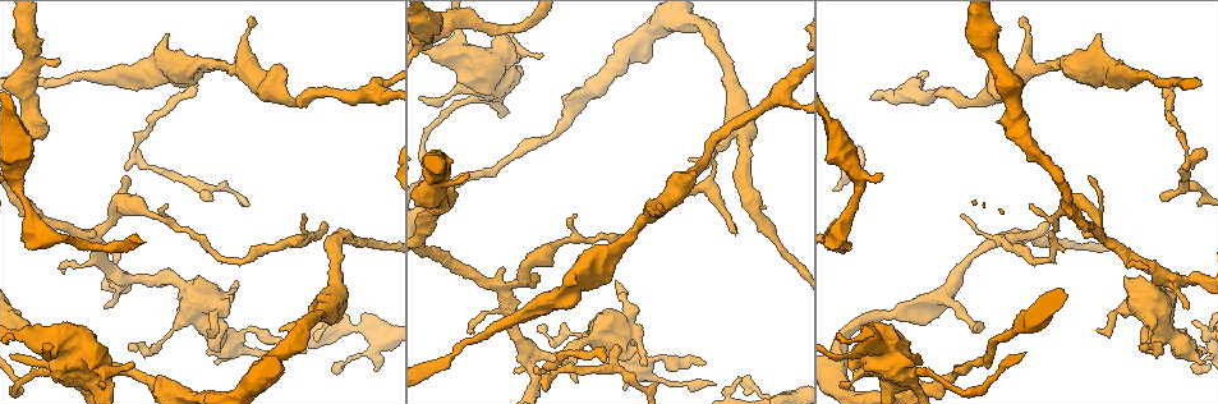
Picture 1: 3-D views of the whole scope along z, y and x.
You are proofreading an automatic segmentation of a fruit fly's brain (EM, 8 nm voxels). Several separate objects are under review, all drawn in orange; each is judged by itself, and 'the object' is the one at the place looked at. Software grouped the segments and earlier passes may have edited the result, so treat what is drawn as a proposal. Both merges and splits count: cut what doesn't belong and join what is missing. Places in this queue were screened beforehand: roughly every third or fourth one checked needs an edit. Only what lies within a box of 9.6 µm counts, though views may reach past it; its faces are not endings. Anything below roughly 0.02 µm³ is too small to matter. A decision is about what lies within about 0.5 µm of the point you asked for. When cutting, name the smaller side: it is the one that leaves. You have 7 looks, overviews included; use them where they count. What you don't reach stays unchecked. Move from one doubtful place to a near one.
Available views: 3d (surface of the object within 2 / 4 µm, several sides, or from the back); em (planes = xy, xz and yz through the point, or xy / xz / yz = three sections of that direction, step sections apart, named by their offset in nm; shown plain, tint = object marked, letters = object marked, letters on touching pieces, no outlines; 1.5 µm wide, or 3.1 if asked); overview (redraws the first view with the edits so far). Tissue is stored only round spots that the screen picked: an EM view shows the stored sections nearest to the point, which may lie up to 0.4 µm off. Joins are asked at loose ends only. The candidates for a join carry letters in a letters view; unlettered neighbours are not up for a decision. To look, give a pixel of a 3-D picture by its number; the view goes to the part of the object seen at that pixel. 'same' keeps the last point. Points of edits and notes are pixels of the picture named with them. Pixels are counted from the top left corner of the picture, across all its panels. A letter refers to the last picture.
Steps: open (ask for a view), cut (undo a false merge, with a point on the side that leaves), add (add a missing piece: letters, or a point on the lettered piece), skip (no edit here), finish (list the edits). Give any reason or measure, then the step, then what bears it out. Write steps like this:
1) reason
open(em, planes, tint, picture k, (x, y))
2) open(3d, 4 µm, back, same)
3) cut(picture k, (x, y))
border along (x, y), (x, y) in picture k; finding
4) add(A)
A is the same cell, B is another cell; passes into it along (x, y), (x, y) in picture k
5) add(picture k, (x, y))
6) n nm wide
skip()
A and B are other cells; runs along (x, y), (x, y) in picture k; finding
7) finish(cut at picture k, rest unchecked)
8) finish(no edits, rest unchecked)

branch stops here
open(em, planes, letters, picture 1, (131, 363))

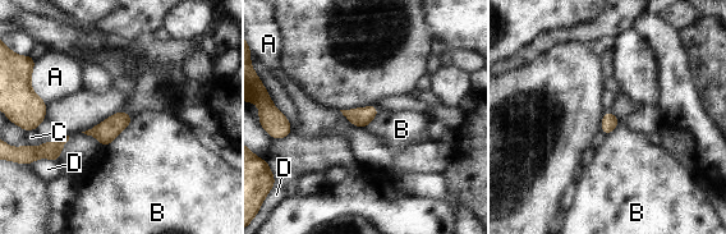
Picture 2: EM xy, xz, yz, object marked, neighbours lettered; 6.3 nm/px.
B touches over 260 nm
skip()
A, B, C and D are other cells; no lettered piece goes on from it

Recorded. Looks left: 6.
thin end
open(em, xz, step 4, plain, picture 1, (540, 276))

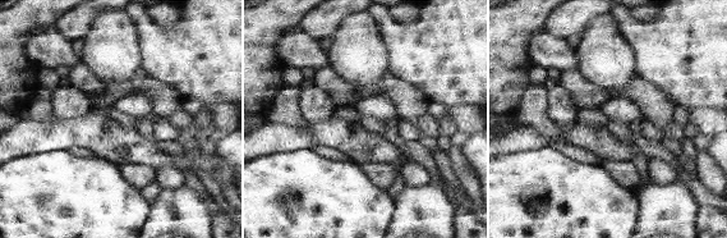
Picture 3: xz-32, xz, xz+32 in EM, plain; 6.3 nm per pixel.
what lies round it
open(em, xz, step 4, letters, same)

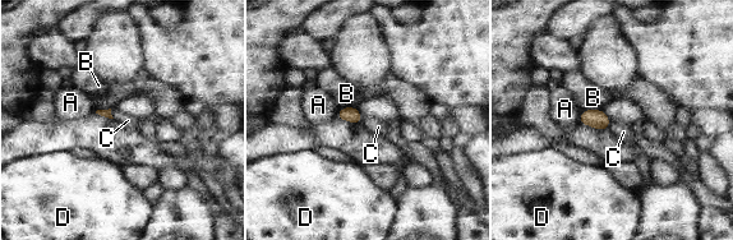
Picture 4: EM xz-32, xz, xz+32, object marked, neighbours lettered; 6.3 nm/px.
skip()
A, B, C and D are other cells; border along (110, 109), (110, 114), (114, 118) in picture 4; none of them fits

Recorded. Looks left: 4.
sharp bend
open(em, planes, letters, picture 1, (540, 373))

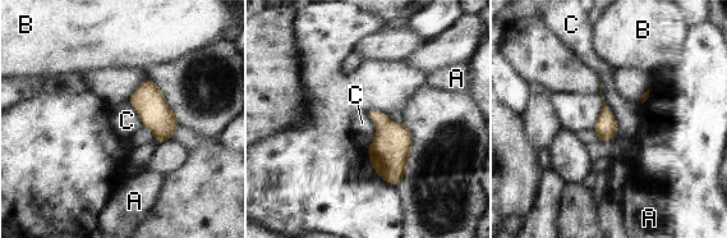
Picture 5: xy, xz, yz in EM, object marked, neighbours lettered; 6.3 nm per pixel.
skip()
A, B and C are other cells; border along (601, 83), (619, 134) in picture 5; all the same cell

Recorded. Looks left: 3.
finish(no edits, rest unchecked)

